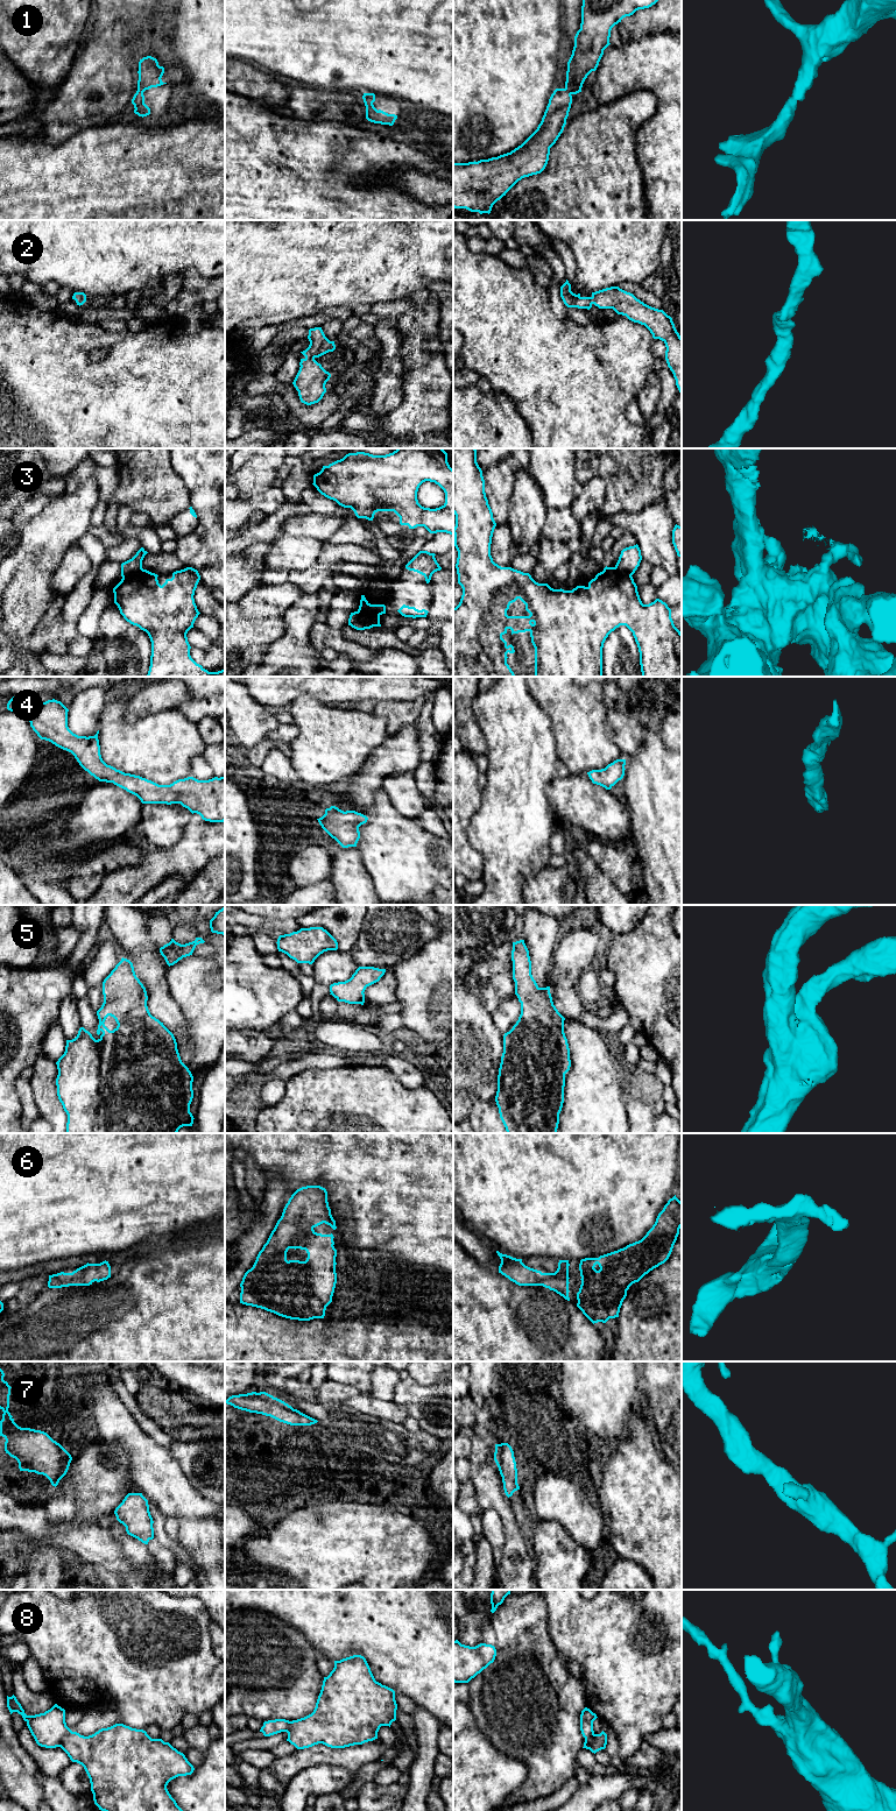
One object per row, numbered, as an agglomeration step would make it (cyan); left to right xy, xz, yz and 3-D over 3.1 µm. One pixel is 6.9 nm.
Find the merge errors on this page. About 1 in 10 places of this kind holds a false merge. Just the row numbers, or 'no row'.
3, 8

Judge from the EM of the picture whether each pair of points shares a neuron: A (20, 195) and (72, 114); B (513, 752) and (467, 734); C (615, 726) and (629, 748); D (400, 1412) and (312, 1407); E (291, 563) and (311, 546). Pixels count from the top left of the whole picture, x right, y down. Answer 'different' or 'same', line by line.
A: different
B: different
C: same
D: different
E: same

